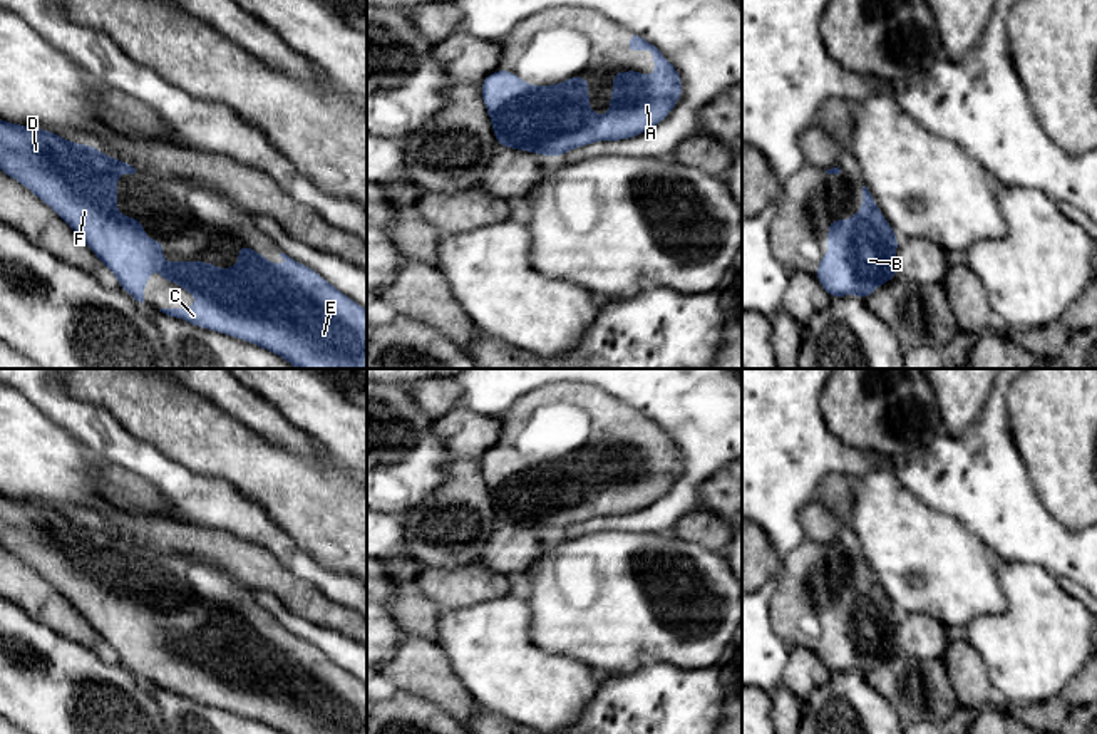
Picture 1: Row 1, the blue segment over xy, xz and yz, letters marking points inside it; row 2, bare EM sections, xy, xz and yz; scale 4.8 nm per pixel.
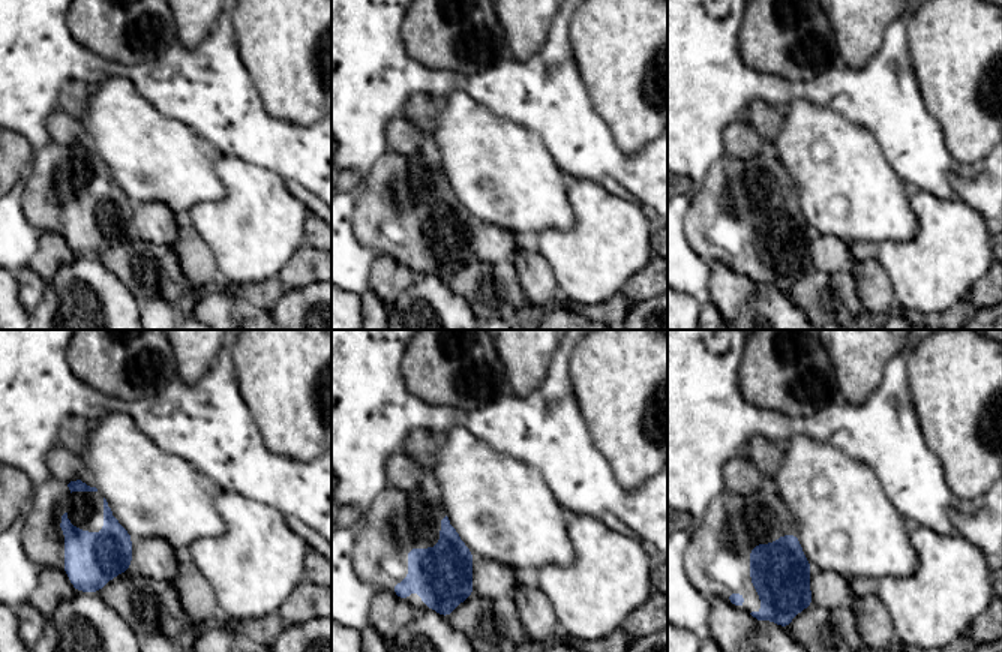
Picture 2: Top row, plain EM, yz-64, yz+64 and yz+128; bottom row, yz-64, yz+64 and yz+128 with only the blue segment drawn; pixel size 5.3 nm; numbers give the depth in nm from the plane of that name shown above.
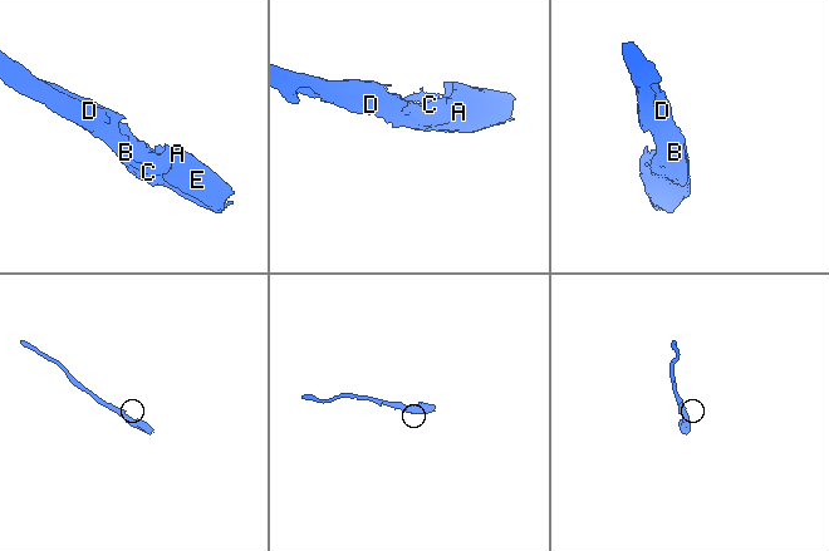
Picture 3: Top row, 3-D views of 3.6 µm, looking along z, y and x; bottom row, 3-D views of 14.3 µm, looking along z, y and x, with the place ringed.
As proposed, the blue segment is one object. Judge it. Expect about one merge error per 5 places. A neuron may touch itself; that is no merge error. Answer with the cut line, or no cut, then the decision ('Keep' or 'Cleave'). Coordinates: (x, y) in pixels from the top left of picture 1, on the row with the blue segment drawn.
No split. Keep

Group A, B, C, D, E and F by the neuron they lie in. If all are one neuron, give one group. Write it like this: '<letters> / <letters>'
A B C D E F

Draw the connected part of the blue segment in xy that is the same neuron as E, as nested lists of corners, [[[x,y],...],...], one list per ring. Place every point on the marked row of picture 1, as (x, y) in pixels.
[[[0,119],[0,171],[50,206],[95,253],[97,260],[116,275],[119,287],[134,300],[144,302],[144,287],[154,266],[169,285],[176,282],[183,285],[179,293],[189,292],[196,295],[193,308],[159,310],[169,317],[255,344],[280,355],[296,369],[367,369],[367,310],[330,285],[315,270],[288,255],[280,253],[285,265],[278,266],[248,245],[239,243],[236,268],[214,268],[213,261],[164,261],[161,265],[159,260],[166,253],[162,250],[164,241],[152,241],[144,233],[141,220],[117,213],[117,176],[137,171],[127,163],[111,158],[90,144],[67,141],[52,131],[10,124]]]

